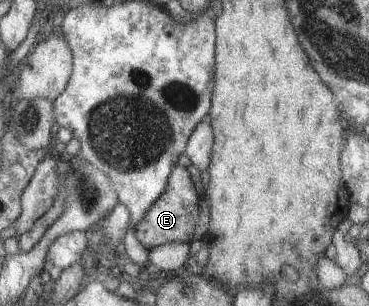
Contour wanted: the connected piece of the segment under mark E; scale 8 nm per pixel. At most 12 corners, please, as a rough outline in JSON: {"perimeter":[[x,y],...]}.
{"perimeter":[[175,165],[134,228],[146,251],[190,243],[199,218],[194,184]]}

